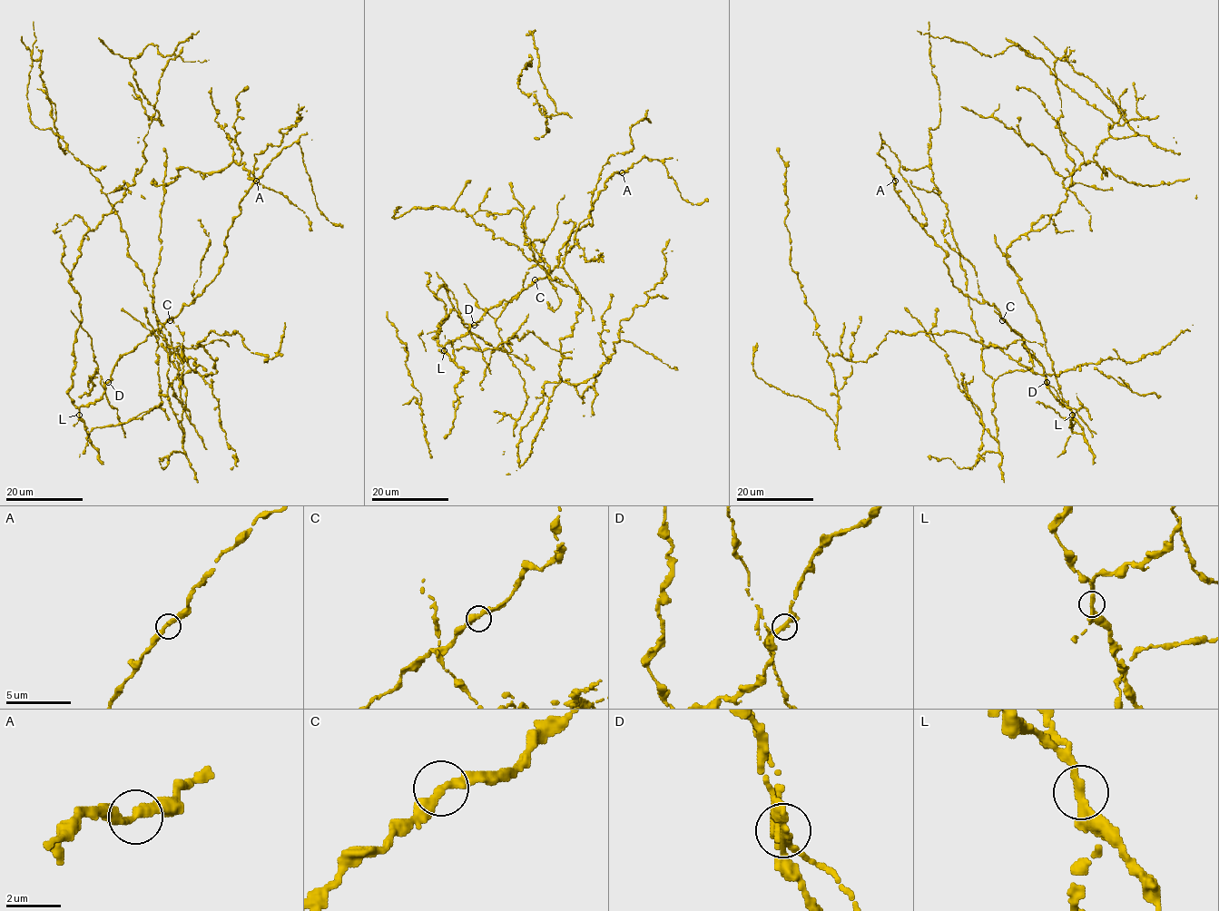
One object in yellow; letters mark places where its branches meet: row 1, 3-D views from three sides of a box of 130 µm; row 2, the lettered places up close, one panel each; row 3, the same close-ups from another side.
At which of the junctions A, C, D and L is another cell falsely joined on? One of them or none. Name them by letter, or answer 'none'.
D

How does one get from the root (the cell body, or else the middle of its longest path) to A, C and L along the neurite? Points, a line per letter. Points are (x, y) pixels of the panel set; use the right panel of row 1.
A: (1058, 385), (1068, 406), (1053, 396), (1041, 365), (1000, 312), (953, 284), (946, 252), (909, 213), (895, 181)
C: (1058, 385), (1062, 398), (1068, 406), (1064, 406), (1049, 389), (1044, 368), (1022, 344), (1023, 337), (1002, 320)
L: (1058, 385), (1062, 398), (1072, 415)

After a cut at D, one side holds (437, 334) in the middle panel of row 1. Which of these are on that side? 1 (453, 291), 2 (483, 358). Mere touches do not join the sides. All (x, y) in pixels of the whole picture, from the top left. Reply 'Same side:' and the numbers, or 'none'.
Same side: none

